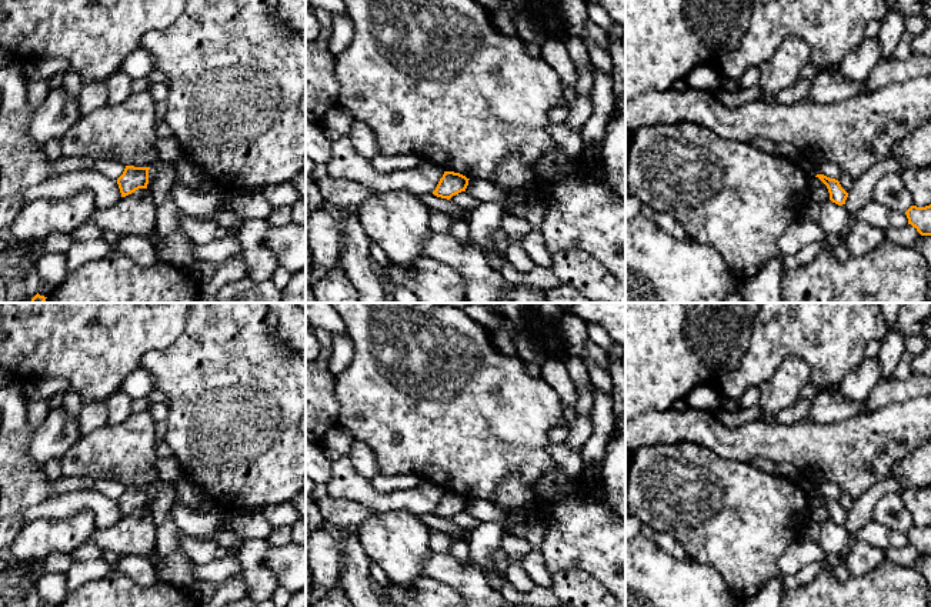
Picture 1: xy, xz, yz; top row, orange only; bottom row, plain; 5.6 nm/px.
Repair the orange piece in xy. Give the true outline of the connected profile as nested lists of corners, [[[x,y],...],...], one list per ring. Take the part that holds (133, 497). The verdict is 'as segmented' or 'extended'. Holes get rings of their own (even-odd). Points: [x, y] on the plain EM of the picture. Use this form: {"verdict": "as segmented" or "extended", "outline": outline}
{"verdict": "as segmented", "outline": [[[126,486],[123,494],[117,498],[121,517],[134,513],[139,508],[147,508],[150,487]]]}

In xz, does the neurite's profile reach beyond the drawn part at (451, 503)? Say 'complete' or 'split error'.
complete

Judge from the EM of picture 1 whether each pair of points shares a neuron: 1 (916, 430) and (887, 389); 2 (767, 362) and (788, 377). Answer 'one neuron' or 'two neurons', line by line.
1: two neurons
2: two neurons

